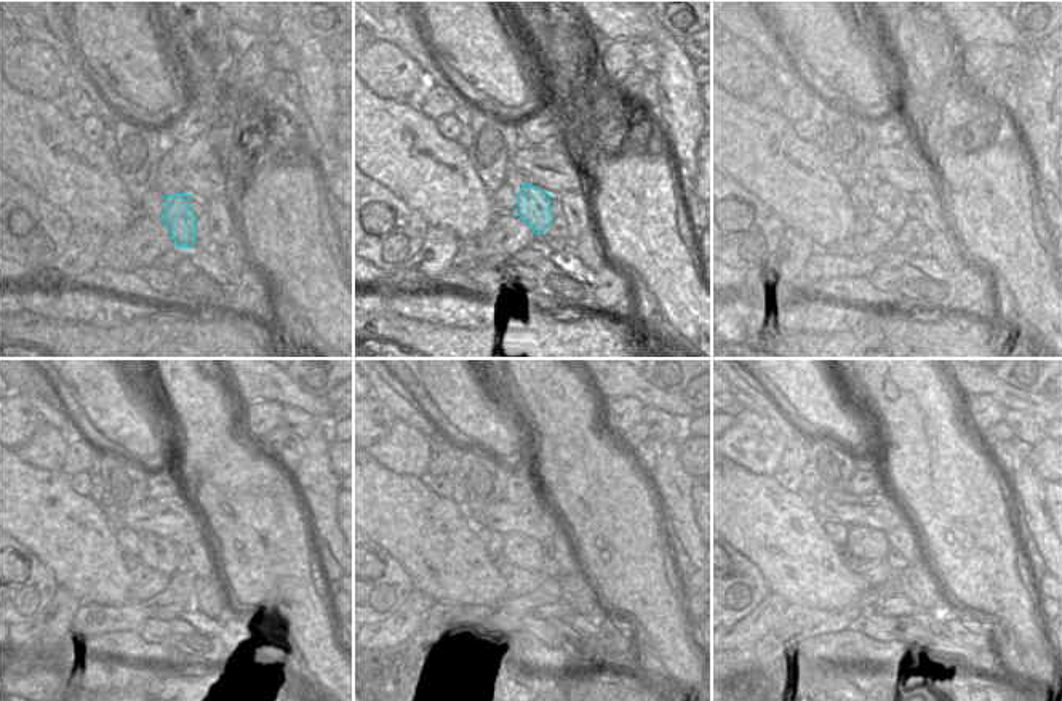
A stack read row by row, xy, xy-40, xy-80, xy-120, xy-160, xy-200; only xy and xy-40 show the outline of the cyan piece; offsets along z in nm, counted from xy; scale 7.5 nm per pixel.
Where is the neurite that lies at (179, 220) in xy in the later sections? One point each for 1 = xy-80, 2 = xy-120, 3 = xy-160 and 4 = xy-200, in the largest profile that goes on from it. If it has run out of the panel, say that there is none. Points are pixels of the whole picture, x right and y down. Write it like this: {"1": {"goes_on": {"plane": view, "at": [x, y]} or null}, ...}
{"1": {"goes_on": {"plane": "xy-80", "at": [888, 204]}}, "2": {"goes_on": {"plane": "xy-120", "at": [157, 552]}}, "3": {"goes_on": {"plane": "xy-160", "at": [520, 551]}}, "4": {"goes_on": {"plane": "xy-200", "at": [862, 543]}}}

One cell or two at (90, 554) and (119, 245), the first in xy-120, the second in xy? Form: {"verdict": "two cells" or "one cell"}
{"verdict": "two cells"}

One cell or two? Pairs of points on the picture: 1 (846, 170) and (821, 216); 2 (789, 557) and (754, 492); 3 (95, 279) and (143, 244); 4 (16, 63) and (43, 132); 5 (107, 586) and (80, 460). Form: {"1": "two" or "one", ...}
{"1": "two", "2": "one", "3": "two", "4": "two", "5": "two"}

